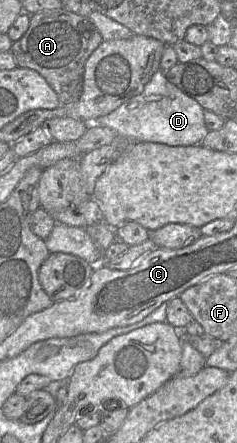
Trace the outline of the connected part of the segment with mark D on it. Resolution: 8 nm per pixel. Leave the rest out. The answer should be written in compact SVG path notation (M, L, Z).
M157 70L143 91L116 110L95 120L98 126L113 129L117 137L133 142L153 142L169 146L200 144L209 130L204 123L204 109L194 99L169 82L165 72Z

